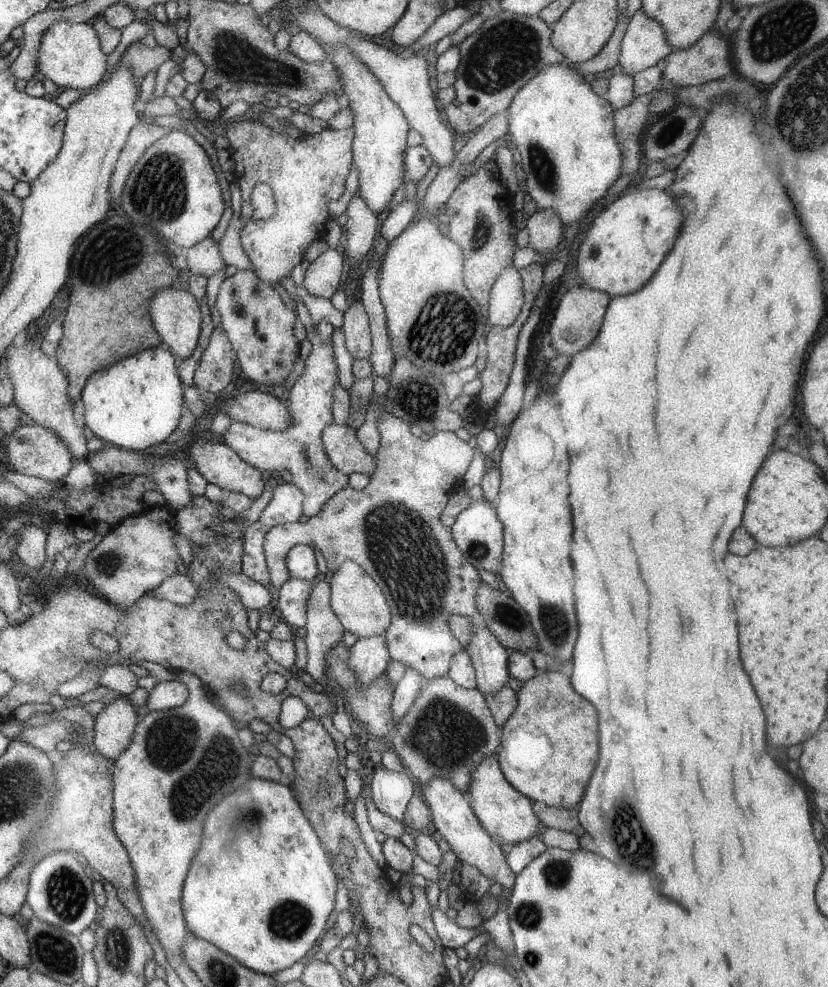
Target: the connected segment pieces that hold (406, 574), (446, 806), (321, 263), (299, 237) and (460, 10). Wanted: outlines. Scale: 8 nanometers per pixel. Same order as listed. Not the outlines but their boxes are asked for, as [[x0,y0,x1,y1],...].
[[262,396,480,679],[420,778,515,891],[302,248,342,299],[224,120,354,283],[411,5,474,54]]

